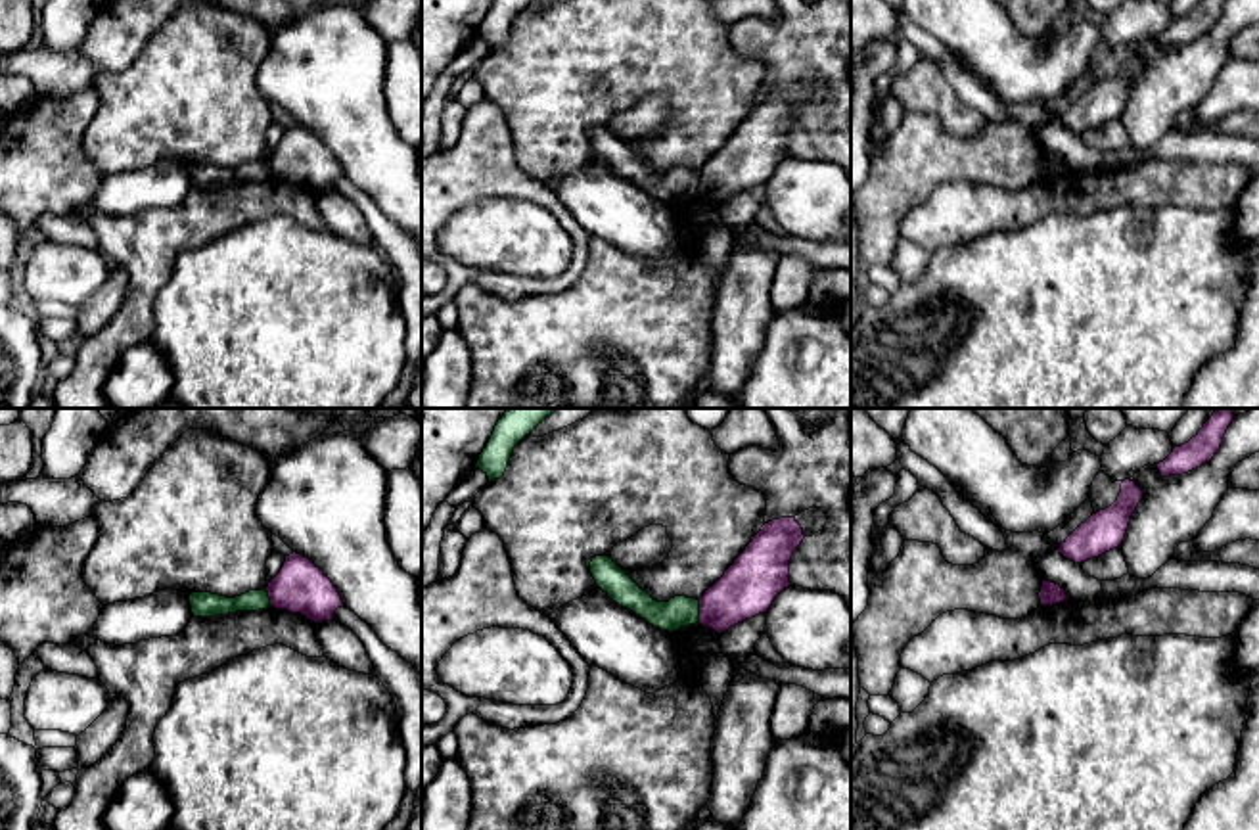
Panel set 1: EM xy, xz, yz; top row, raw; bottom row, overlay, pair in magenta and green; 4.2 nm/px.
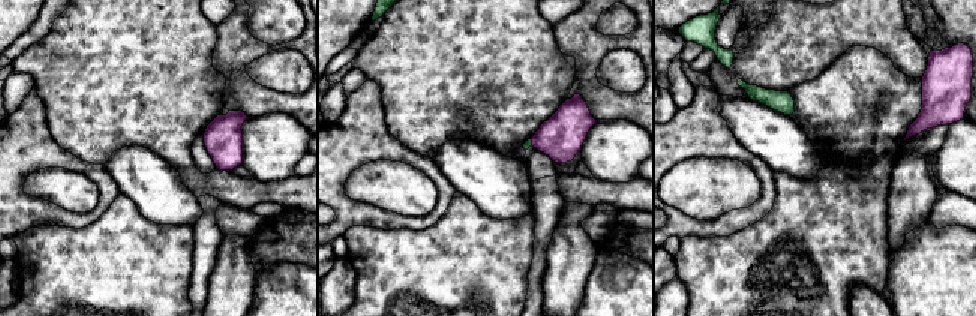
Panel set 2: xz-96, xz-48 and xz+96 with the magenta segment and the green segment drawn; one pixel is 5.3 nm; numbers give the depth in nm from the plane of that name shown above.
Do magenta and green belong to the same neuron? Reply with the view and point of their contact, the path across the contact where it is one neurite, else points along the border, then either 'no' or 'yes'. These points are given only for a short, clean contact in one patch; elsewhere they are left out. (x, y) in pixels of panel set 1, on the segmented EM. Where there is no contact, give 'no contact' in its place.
xz (700, 612) | along xz (700, 600), (700, 618), (696, 622) | no

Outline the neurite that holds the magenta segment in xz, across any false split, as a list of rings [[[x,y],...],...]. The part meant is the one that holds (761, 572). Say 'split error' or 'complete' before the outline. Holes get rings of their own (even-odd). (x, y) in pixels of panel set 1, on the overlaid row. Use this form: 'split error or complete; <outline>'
complete; [[[795,518],[765,523],[724,575],[699,598],[699,625],[724,633],[765,613],[788,588],[790,560],[805,539]]]

